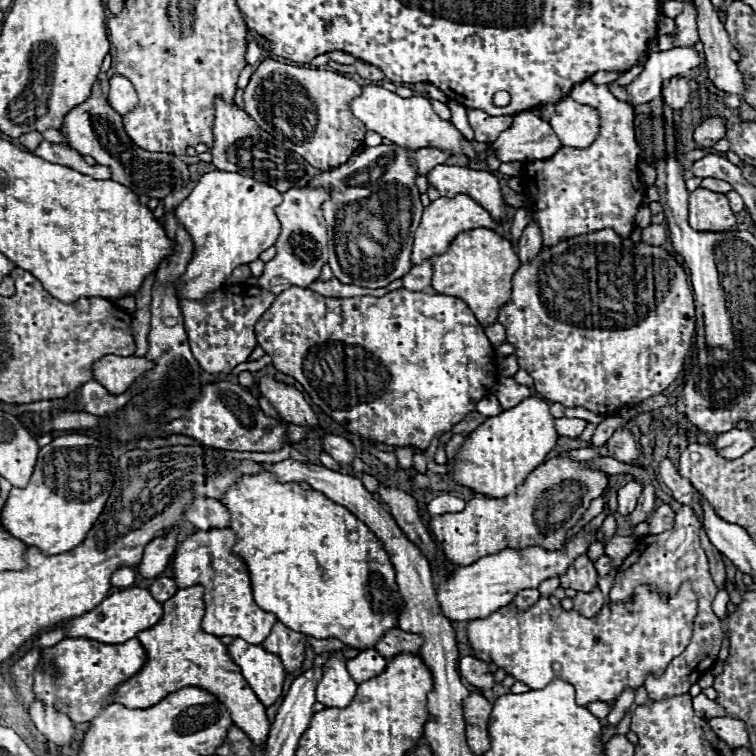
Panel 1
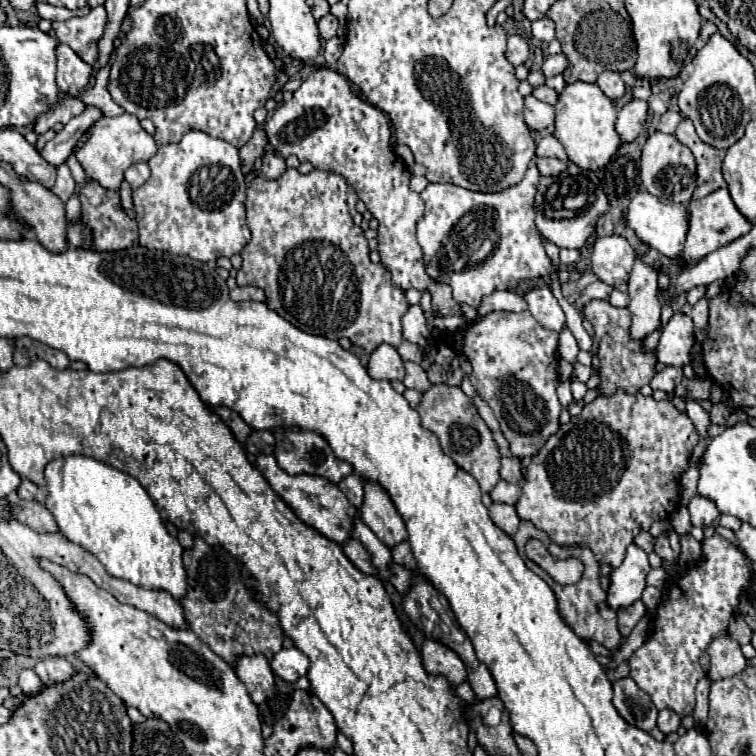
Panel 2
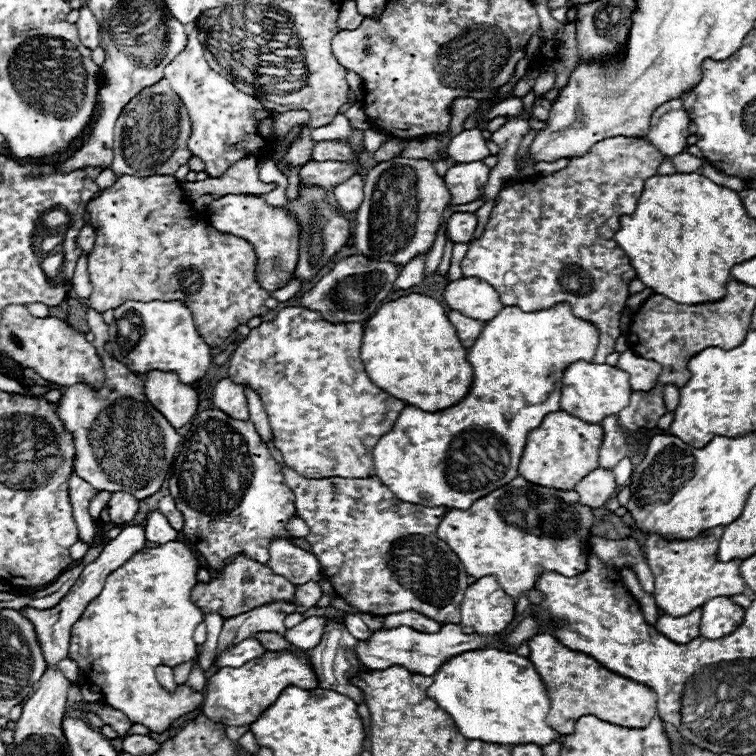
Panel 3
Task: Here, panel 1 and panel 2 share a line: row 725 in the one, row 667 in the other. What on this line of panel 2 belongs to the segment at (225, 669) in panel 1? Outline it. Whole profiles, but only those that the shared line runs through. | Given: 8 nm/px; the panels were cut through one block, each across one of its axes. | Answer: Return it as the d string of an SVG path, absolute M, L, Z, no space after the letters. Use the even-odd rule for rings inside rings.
M242 656L242 660L238 660L238 668L234 670L254 704L264 702L274 694L274 674L266 656Z

